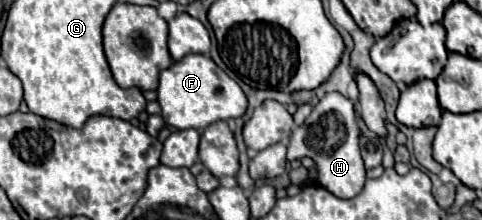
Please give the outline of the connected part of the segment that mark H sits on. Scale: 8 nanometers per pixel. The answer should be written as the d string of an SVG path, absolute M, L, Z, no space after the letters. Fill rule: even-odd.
M337 92L325 94L325 98L311 110L311 116L305 120L305 124L301 128L293 128L291 138L289 138L289 146L287 146L287 160L295 160L295 158L303 158L309 156L317 162L319 166L319 184L325 186L331 194L335 194L337 198L349 200L355 198L365 184L365 168L363 168L363 160L359 154L359 128L355 122L355 110L353 110L353 102L343 98ZM333 112L335 120L339 124L343 124L343 136L333 134L333 140L327 140L327 124L323 124L325 116Z

